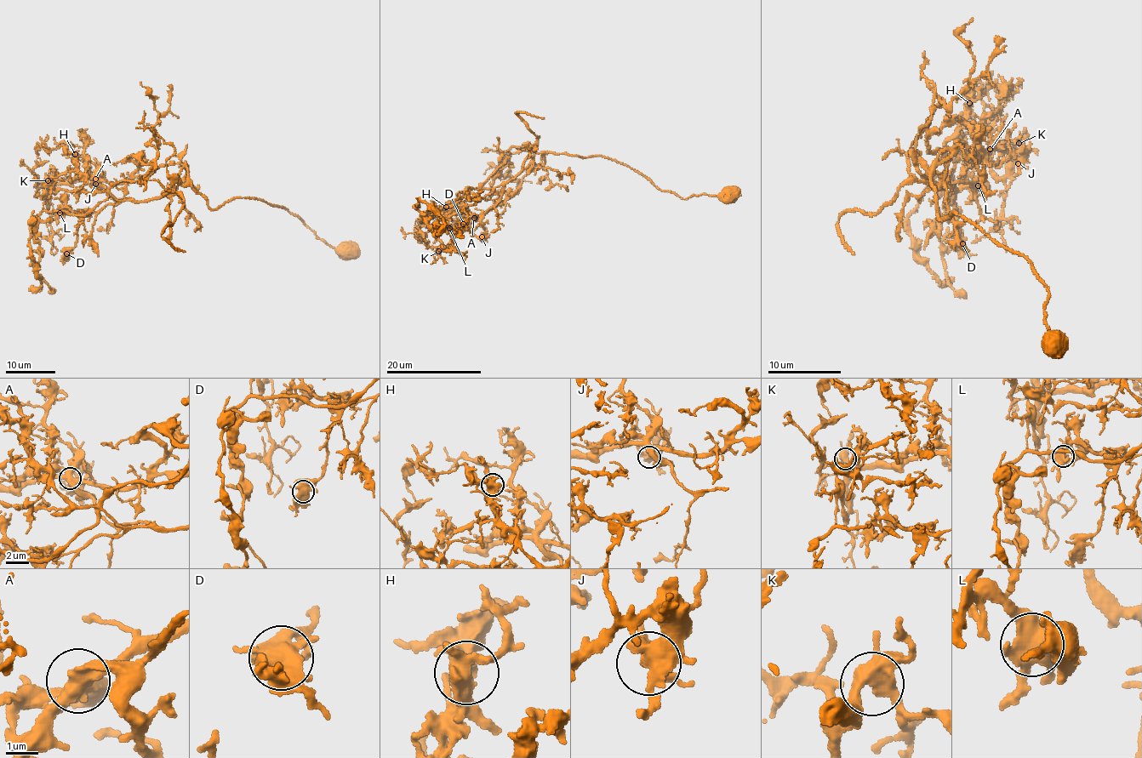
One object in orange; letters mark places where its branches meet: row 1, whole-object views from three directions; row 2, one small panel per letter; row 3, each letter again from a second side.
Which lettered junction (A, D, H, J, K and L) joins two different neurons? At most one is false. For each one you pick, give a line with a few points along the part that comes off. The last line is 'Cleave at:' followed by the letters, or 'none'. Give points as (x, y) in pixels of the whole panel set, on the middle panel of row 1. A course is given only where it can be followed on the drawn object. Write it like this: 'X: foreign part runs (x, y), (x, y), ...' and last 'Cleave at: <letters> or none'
A: foreign part runs (473, 218), (495, 202), (530, 150), (501, 153), (508, 174), (491, 165), (484, 173)
Cleave at: A

